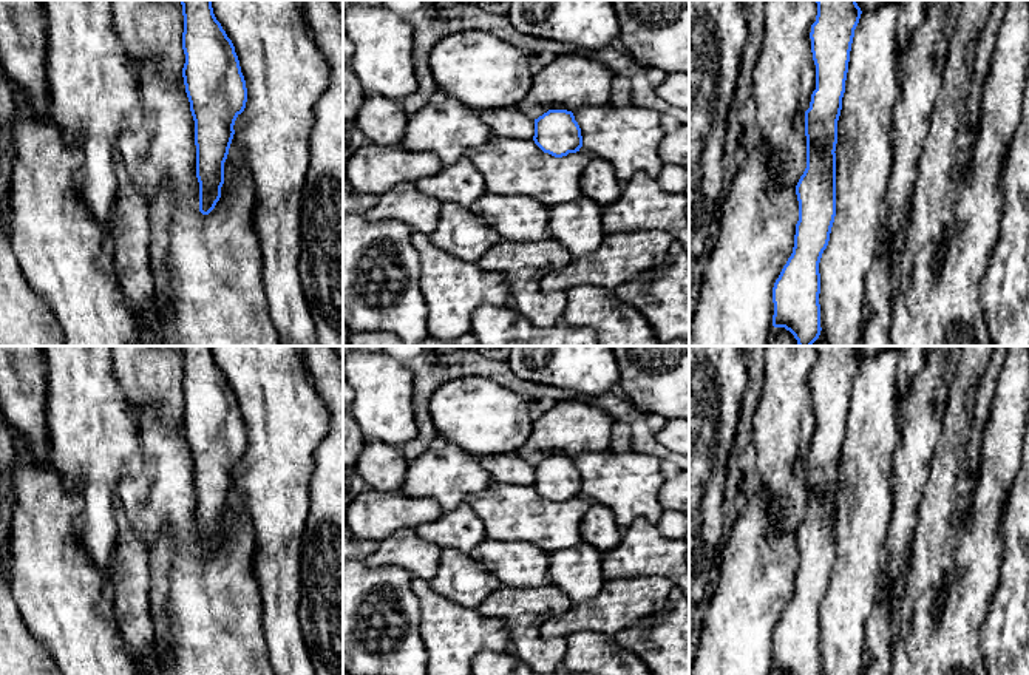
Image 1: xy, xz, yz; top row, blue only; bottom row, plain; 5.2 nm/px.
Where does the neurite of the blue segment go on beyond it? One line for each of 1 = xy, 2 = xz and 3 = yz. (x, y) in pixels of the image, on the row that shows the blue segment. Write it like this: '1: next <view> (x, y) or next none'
1: next none
2: next none
3: next none

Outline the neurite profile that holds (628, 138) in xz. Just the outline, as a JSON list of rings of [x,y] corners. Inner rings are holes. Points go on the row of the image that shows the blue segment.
[[[581,107],[573,111],[581,128],[582,148],[612,165],[618,181],[644,171],[655,178],[663,170],[658,156],[664,137],[661,113],[646,107]]]

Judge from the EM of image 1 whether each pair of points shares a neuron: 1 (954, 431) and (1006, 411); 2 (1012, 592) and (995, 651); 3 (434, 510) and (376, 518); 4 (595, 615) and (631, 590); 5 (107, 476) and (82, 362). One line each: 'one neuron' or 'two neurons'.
1: one neuron
2: one neuron
3: one neuron
4: one neuron
5: one neuron

